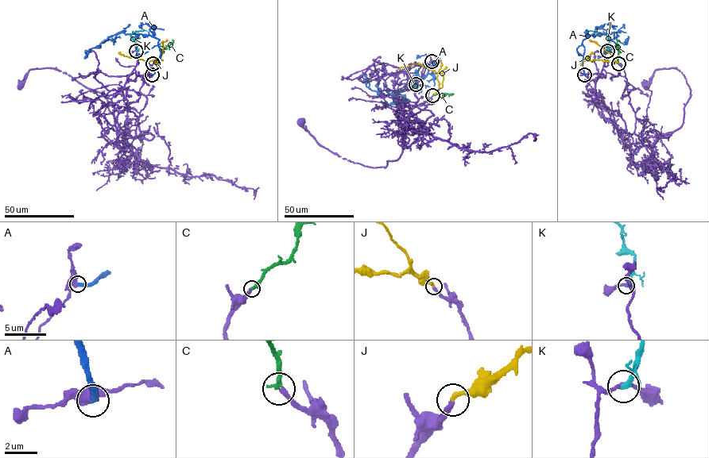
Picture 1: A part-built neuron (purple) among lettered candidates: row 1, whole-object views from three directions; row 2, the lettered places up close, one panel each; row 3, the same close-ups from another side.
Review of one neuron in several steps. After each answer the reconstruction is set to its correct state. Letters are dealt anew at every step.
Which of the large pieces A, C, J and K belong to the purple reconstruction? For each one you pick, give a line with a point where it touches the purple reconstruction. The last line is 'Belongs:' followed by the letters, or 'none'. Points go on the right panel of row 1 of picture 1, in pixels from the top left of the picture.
J: contact (618, 63)
Belongs: J

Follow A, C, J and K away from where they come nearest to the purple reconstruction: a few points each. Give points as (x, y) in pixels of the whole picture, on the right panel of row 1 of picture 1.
A: (584, 75), (583, 40), (590, 35), (617, 32), (617, 36), (610, 40), (615, 47), (606, 50), (597, 58)
C: (618, 63), (617, 40)
J: (618, 63), (602, 60), (591, 61), (586, 57), (590, 56), (591, 52)
K: (607, 51), (610, 43), (606, 34), (586, 30)

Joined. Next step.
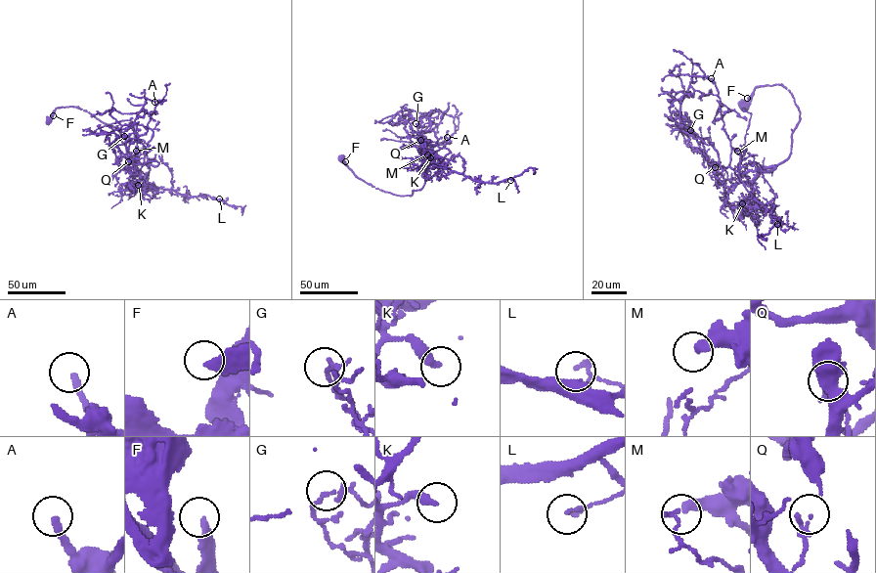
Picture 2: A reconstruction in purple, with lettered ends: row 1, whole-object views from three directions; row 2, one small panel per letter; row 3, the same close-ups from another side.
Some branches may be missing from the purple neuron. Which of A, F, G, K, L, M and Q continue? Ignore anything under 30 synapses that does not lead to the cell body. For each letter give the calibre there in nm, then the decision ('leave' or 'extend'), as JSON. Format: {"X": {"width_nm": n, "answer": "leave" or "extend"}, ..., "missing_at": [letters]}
{"A": {"width_nm": 260, "answer": "extend"}, "F": {"width_nm": 380, "answer": "leave"}, "G": {"width_nm": 120, "answer": "leave"}, "K": {"width_nm": 360, "answer": "leave"}, "L": {"width_nm": 110, "answer": "leave"}, "M": {"width_nm": 260, "answer": "leave"}, "Q": {"width_nm": 140, "answer": "leave"}, "missing_at": ["A"]}

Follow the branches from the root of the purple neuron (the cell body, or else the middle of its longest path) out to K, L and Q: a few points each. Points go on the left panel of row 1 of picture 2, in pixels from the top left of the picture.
K: (49, 119), (56, 108), (76, 107), (114, 126), (139, 171), (138, 185)
L: (49, 119), (56, 108), (86, 110), (118, 129), (135, 166), (150, 184), (189, 197), (207, 195), (219, 198)
Q: (49, 119), (56, 108), (86, 110), (119, 131), (137, 170), (133, 174), (127, 170), (128, 161)

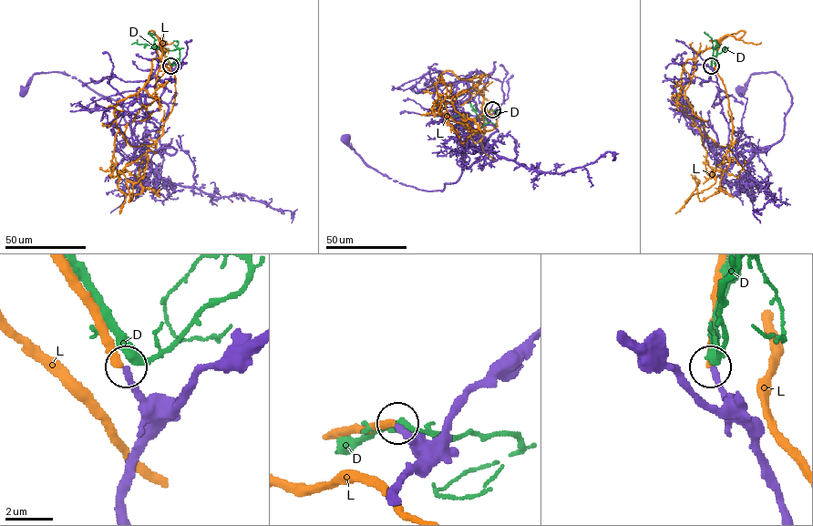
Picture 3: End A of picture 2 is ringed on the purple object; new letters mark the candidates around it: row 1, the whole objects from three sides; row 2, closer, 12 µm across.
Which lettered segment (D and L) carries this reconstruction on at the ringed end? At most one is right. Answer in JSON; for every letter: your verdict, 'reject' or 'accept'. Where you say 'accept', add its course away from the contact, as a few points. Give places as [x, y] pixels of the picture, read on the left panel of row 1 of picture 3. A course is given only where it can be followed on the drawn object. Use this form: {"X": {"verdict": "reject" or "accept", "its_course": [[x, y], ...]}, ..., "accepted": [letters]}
{"D": {"verdict": "reject"}, "L": {"verdict": "reject"}, "accepted": []}

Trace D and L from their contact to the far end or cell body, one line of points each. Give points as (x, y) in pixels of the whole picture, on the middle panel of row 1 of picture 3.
D: (492, 110), (485, 116), (473, 118), (453, 115)
L: (492, 110), (474, 142), (479, 115), (497, 120), (492, 129), (468, 128), (454, 96), (447, 97), (450, 83)

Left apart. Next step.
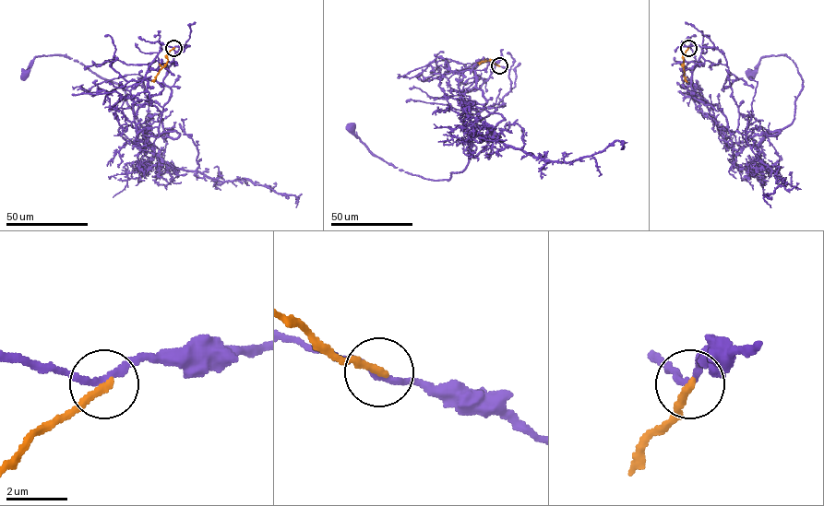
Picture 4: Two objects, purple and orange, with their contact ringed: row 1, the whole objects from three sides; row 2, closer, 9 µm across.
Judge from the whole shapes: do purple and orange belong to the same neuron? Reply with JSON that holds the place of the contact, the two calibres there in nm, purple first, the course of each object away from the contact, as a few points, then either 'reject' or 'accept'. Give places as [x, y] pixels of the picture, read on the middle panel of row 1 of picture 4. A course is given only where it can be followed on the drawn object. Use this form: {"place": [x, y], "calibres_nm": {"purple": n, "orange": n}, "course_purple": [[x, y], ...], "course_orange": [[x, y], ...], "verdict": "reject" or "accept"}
{"place": [499, 65], "calibres_nm": {"purple": 190, "orange": 280}, "course_purple": [[499, 65], [509, 71], [510, 90], [475, 128], [470, 123], [468, 165], [448, 180], [389, 165], [351, 126]], "course_orange": [[499, 65], [493, 60], [482, 61], [479, 64]], "verdict": "reject"}

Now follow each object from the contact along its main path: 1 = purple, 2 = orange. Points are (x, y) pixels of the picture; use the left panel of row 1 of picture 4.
1: (173, 48), (185, 47), (163, 79), (169, 100), (146, 117), (149, 145), (118, 85), (59, 55), (25, 73)
2: (173, 48), (166, 55), (167, 63), (153, 82)

